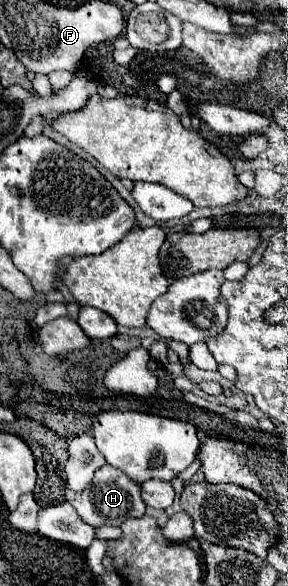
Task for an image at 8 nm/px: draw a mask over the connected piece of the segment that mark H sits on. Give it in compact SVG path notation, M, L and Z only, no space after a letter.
M105 464L95 472L91 484L75 496L73 506L87 524L95 526L121 526L125 520L139 518L145 514L145 502L141 500L139 484L129 480L127 474L123 474L119 468L113 468L109 464Z

